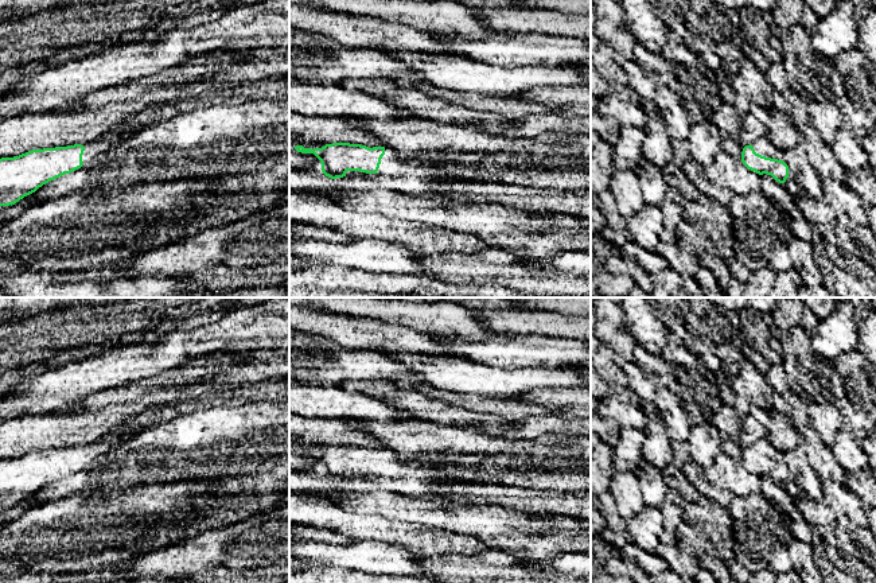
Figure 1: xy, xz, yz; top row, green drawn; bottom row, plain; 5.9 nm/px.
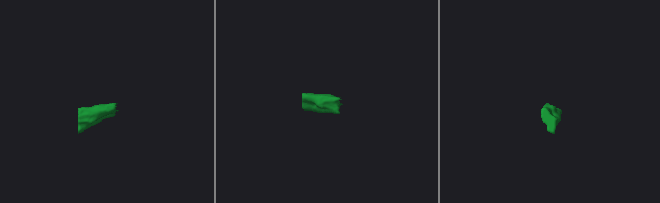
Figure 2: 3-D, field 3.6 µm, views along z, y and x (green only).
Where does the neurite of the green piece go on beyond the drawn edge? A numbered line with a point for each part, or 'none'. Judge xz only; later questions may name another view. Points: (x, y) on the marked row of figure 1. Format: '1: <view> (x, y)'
1: xz (408, 177)

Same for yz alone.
1: yz (763, 146)

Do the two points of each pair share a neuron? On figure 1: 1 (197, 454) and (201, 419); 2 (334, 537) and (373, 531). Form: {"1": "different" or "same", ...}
{"1": "same", "2": "different"}

